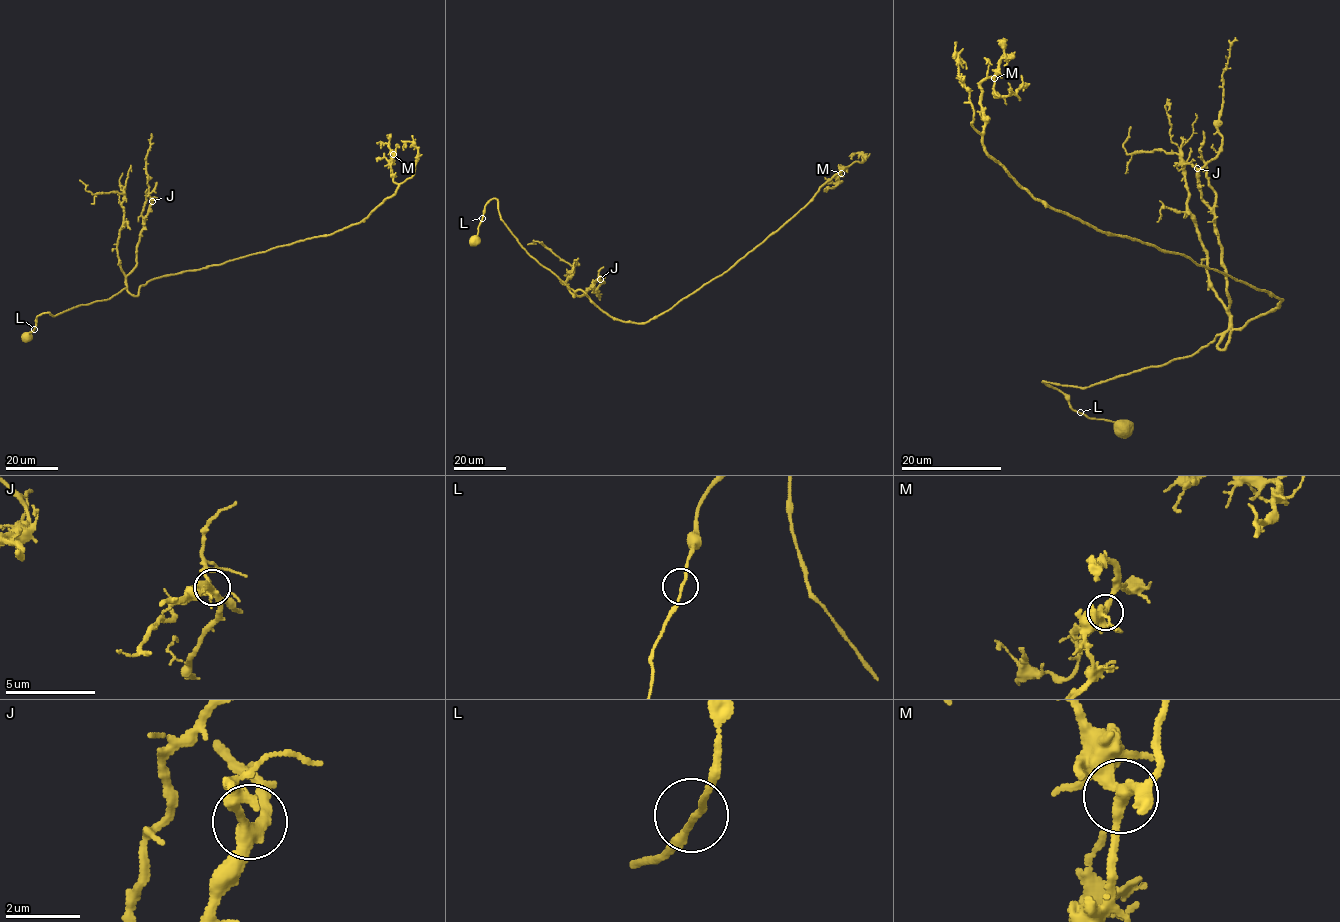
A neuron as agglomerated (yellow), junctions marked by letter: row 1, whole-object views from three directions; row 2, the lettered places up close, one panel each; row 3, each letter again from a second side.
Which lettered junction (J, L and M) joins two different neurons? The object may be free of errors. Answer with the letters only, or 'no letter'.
no letter

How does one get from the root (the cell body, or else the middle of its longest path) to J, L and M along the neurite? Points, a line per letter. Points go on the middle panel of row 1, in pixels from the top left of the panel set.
J: (475, 240), (484, 207), (495, 198), (500, 219), (521, 246), (572, 289), (574, 295), (585, 294), (600, 279)
L: (475, 240), (482, 218)
M: (475, 240), (495, 198), (500, 219), (540, 263), (610, 316), (643, 323), (726, 272), (841, 173)

